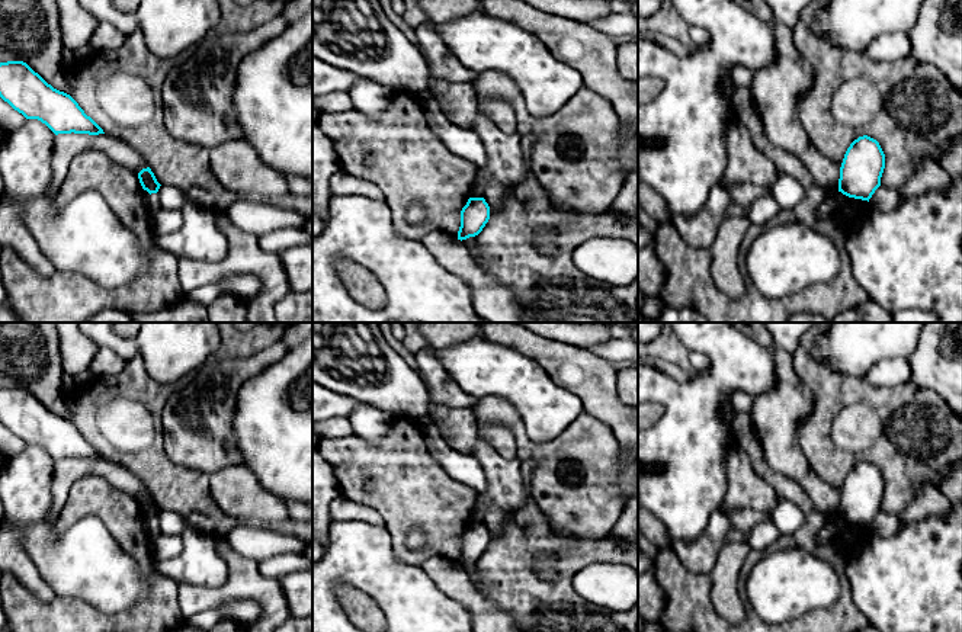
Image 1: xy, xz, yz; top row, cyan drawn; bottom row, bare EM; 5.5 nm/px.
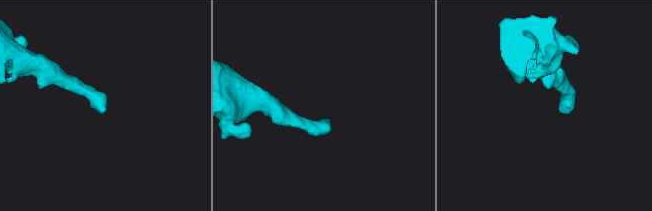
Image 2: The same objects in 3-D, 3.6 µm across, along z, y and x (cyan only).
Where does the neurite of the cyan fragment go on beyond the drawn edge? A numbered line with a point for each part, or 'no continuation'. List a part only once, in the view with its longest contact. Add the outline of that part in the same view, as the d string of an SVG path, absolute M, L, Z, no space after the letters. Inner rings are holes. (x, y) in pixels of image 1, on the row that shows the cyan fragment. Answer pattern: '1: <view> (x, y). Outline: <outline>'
no continuation

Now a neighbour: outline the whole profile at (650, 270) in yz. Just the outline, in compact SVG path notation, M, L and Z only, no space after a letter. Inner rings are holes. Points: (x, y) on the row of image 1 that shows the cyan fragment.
M655 238L638 250L638 289L647 296L658 295L664 280L664 269L657 256Z

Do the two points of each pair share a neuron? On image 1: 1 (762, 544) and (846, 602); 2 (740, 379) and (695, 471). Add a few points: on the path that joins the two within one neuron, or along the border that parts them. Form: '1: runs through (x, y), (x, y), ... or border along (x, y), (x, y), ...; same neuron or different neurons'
1: border along (782, 535), (769, 548); different neurons
2: runs through (714, 394), (696, 413), (695, 445); same neuron

